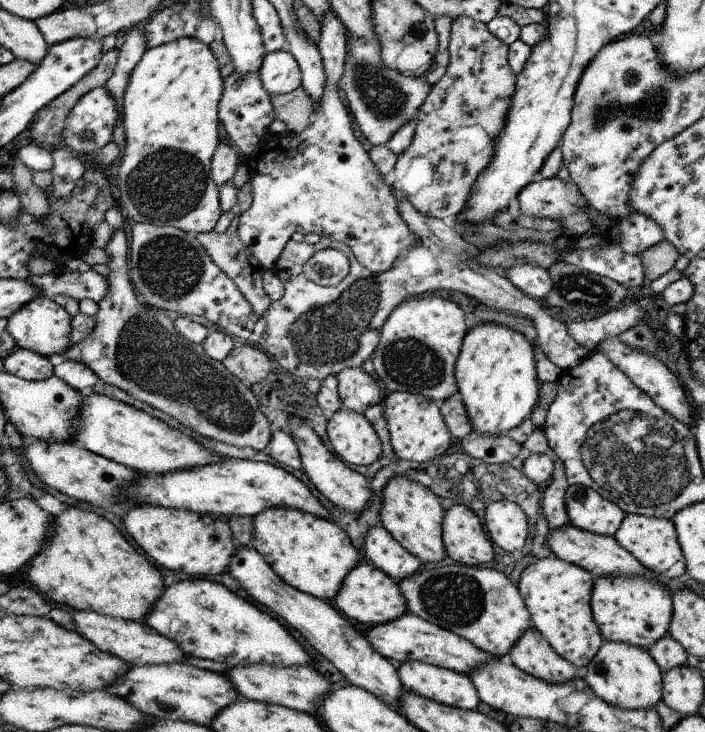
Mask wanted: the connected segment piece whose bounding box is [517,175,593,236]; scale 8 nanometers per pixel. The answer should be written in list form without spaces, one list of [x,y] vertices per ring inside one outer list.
[[[556,175],[539,182],[528,183],[517,196],[521,213],[541,219],[561,221],[565,224],[568,233],[577,233],[579,236],[588,232],[593,226],[588,217],[588,201],[581,195],[579,188],[572,182],[561,180]]]

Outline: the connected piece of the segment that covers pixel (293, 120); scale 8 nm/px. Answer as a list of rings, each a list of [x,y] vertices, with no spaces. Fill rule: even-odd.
[[[302,85],[286,94],[270,95],[274,118],[286,124],[286,133],[300,134],[312,121],[316,109]]]

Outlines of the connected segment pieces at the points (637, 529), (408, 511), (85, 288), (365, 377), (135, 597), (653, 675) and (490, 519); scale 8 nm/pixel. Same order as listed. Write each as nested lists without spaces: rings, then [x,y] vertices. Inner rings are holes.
[[[628,513],[613,537],[641,565],[644,565],[646,569],[651,570],[658,577],[678,579],[687,572],[685,558],[681,546],[678,544],[676,527],[672,519]]]
[[[396,475],[388,479],[381,493],[380,524],[422,562],[438,562],[444,558],[445,546],[442,538],[444,512],[435,492],[406,475]]]
[[[94,269],[87,272],[68,272],[64,275],[28,275],[26,280],[41,288],[41,294],[52,298],[57,294],[75,298],[78,302],[83,298],[91,298],[99,303],[107,296],[109,282],[107,278]]]
[[[350,367],[337,374],[338,392],[344,407],[362,413],[368,406],[381,402],[383,385],[363,367]]]
[[[72,508],[55,516],[55,534],[47,541],[43,552],[28,565],[29,579],[44,597],[55,606],[68,606],[76,611],[92,611],[109,617],[141,622],[163,596],[164,582],[156,566],[138,552],[104,517],[94,512]]]
[[[604,640],[583,671],[586,682],[596,696],[623,709],[655,708],[662,699],[663,673],[644,647],[608,640]]]
[[[504,499],[490,501],[484,520],[491,541],[502,552],[516,553],[523,549],[529,538],[529,520],[519,504]]]

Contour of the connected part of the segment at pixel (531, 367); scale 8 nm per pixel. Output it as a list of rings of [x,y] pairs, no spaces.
[[[495,322],[480,323],[467,331],[455,364],[455,377],[477,433],[506,434],[528,418],[539,397],[534,347],[521,332]]]

